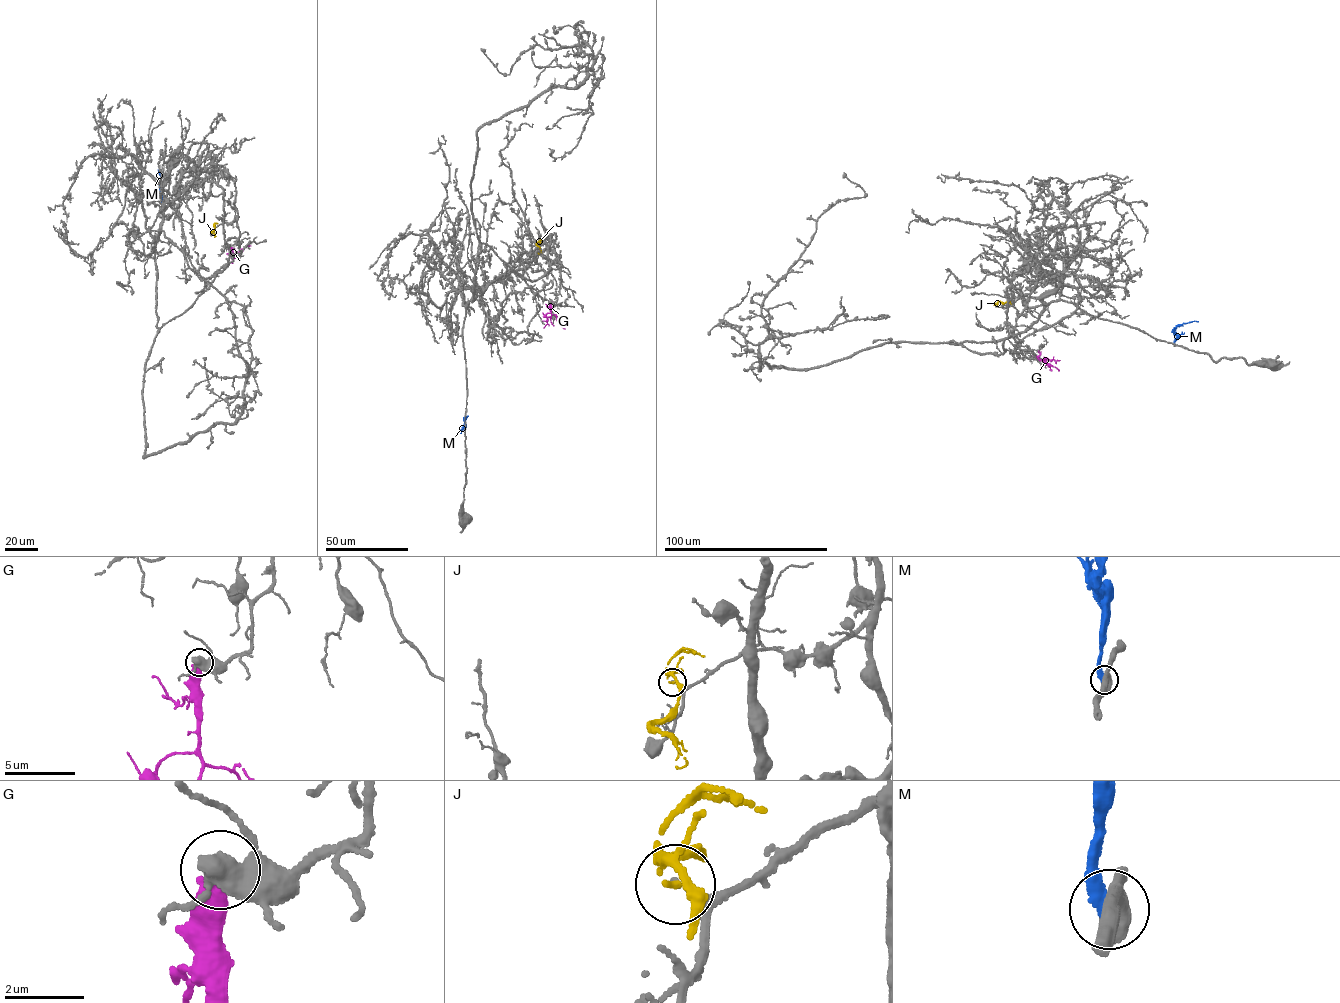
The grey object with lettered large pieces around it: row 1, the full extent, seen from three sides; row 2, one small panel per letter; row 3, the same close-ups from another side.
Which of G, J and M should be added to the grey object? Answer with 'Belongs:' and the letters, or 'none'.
Belongs: none

